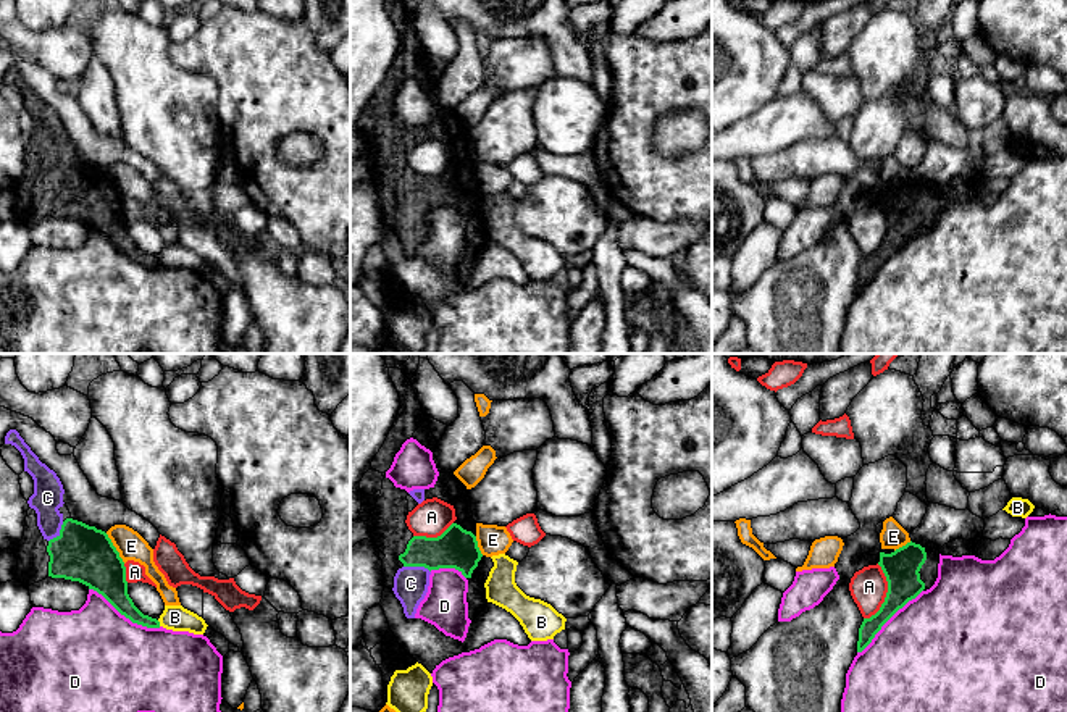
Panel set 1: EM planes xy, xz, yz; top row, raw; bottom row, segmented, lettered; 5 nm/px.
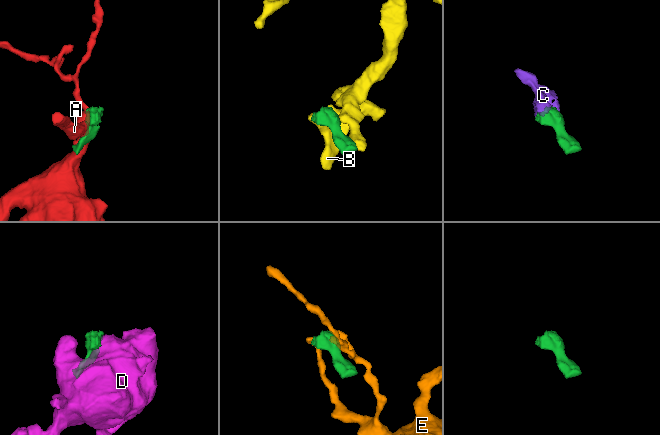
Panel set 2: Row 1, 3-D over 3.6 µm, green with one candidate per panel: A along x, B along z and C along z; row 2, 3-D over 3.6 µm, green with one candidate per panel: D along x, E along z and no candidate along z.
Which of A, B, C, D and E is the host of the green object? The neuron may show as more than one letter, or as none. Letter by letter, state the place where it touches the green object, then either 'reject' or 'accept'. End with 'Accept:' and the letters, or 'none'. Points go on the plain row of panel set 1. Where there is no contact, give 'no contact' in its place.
A: contact yz (887, 233); reject
B: contact xy (159, 262); reject
C: contact xz (417, 204); accept
D: contact xy (125, 254); reject
E: contact xy (115, 186); reject
Accept: C

